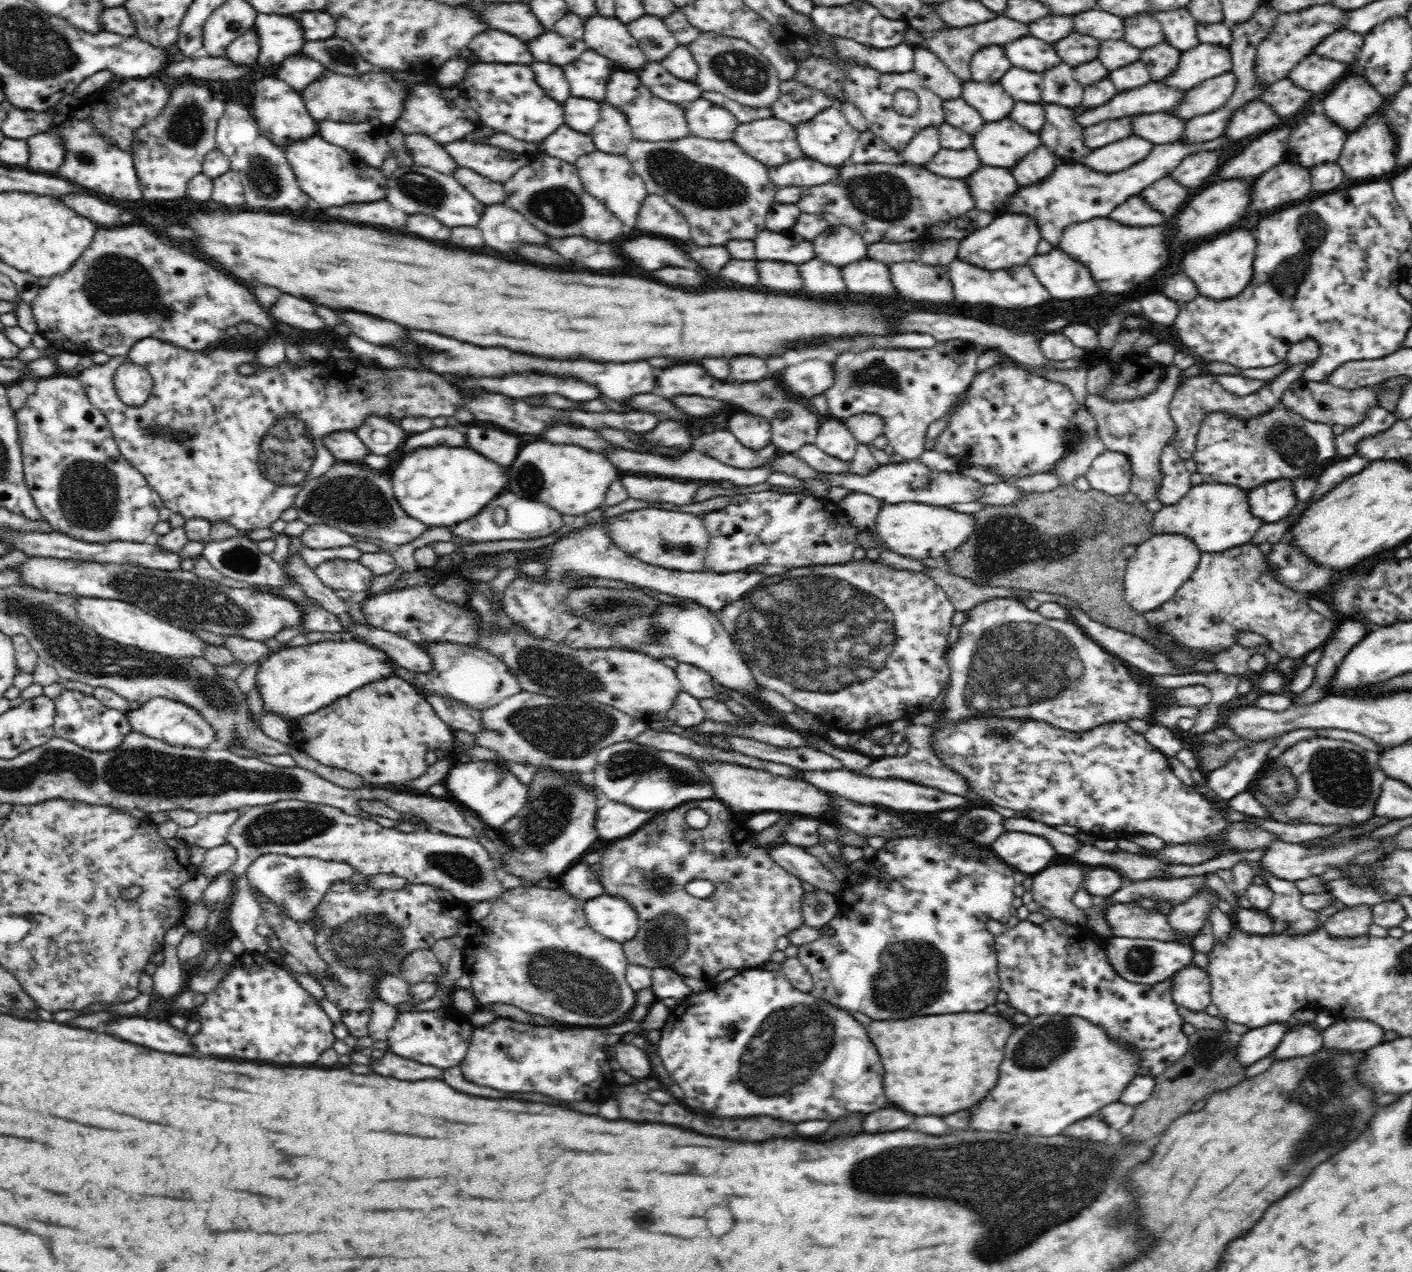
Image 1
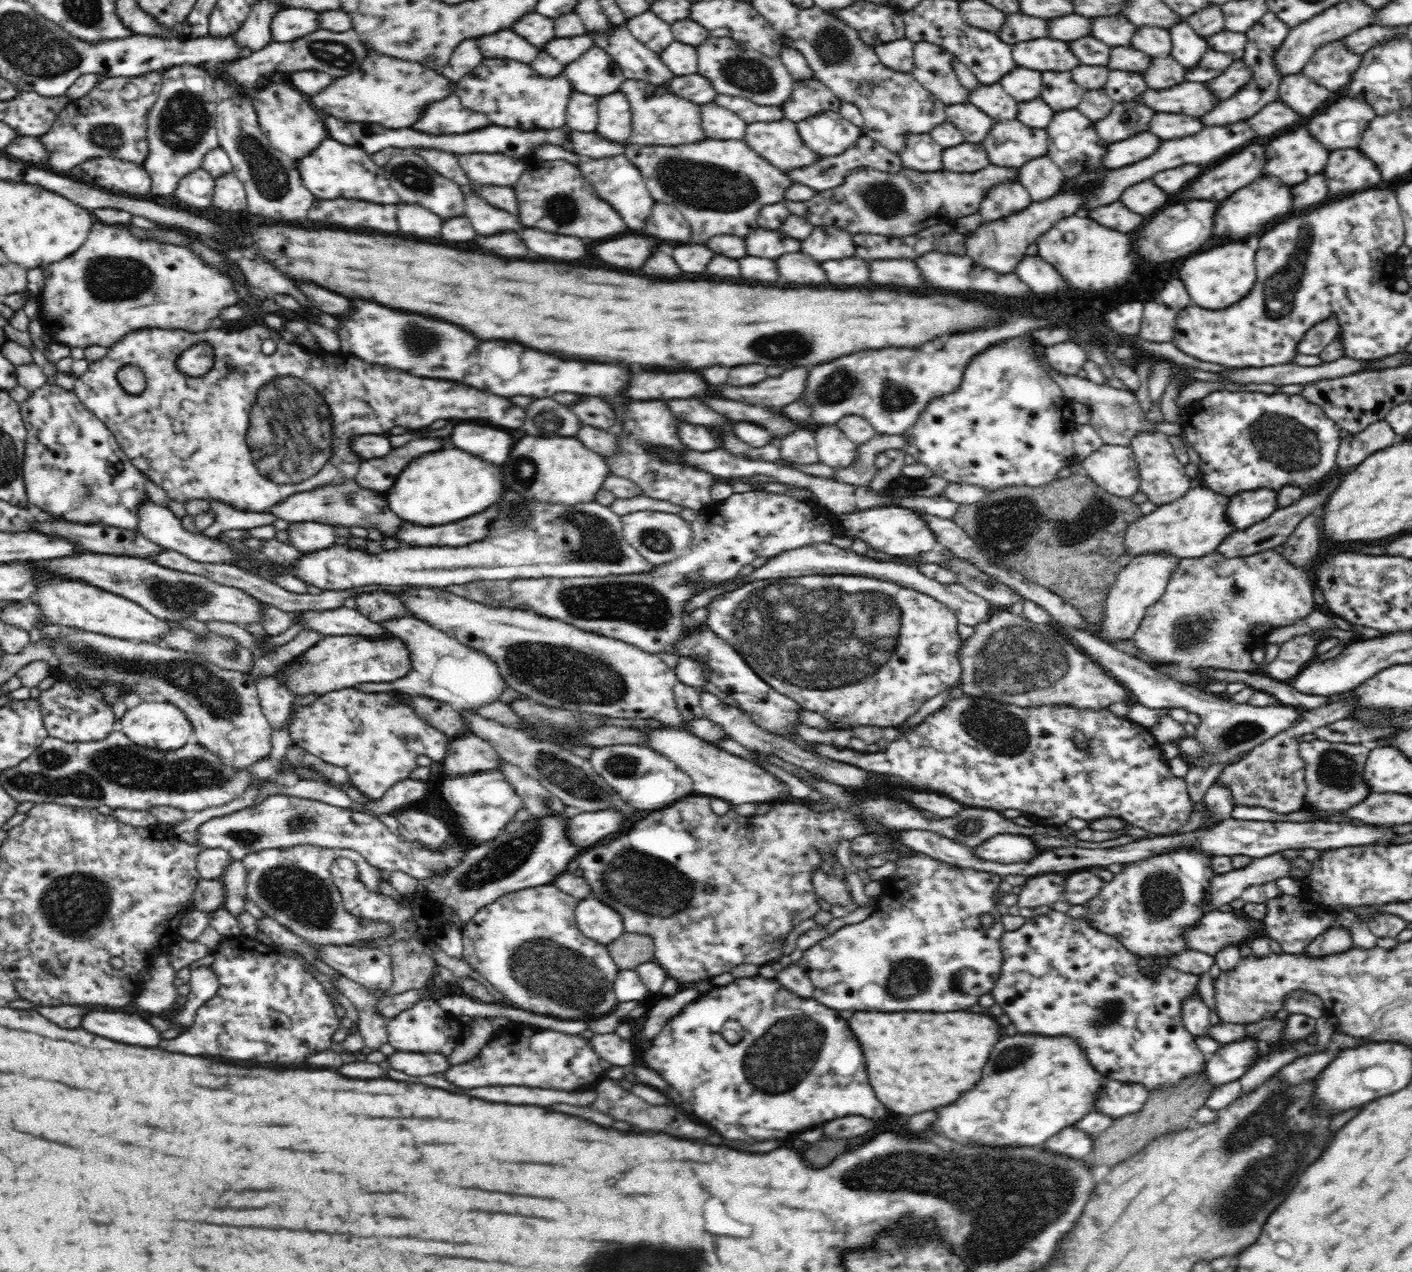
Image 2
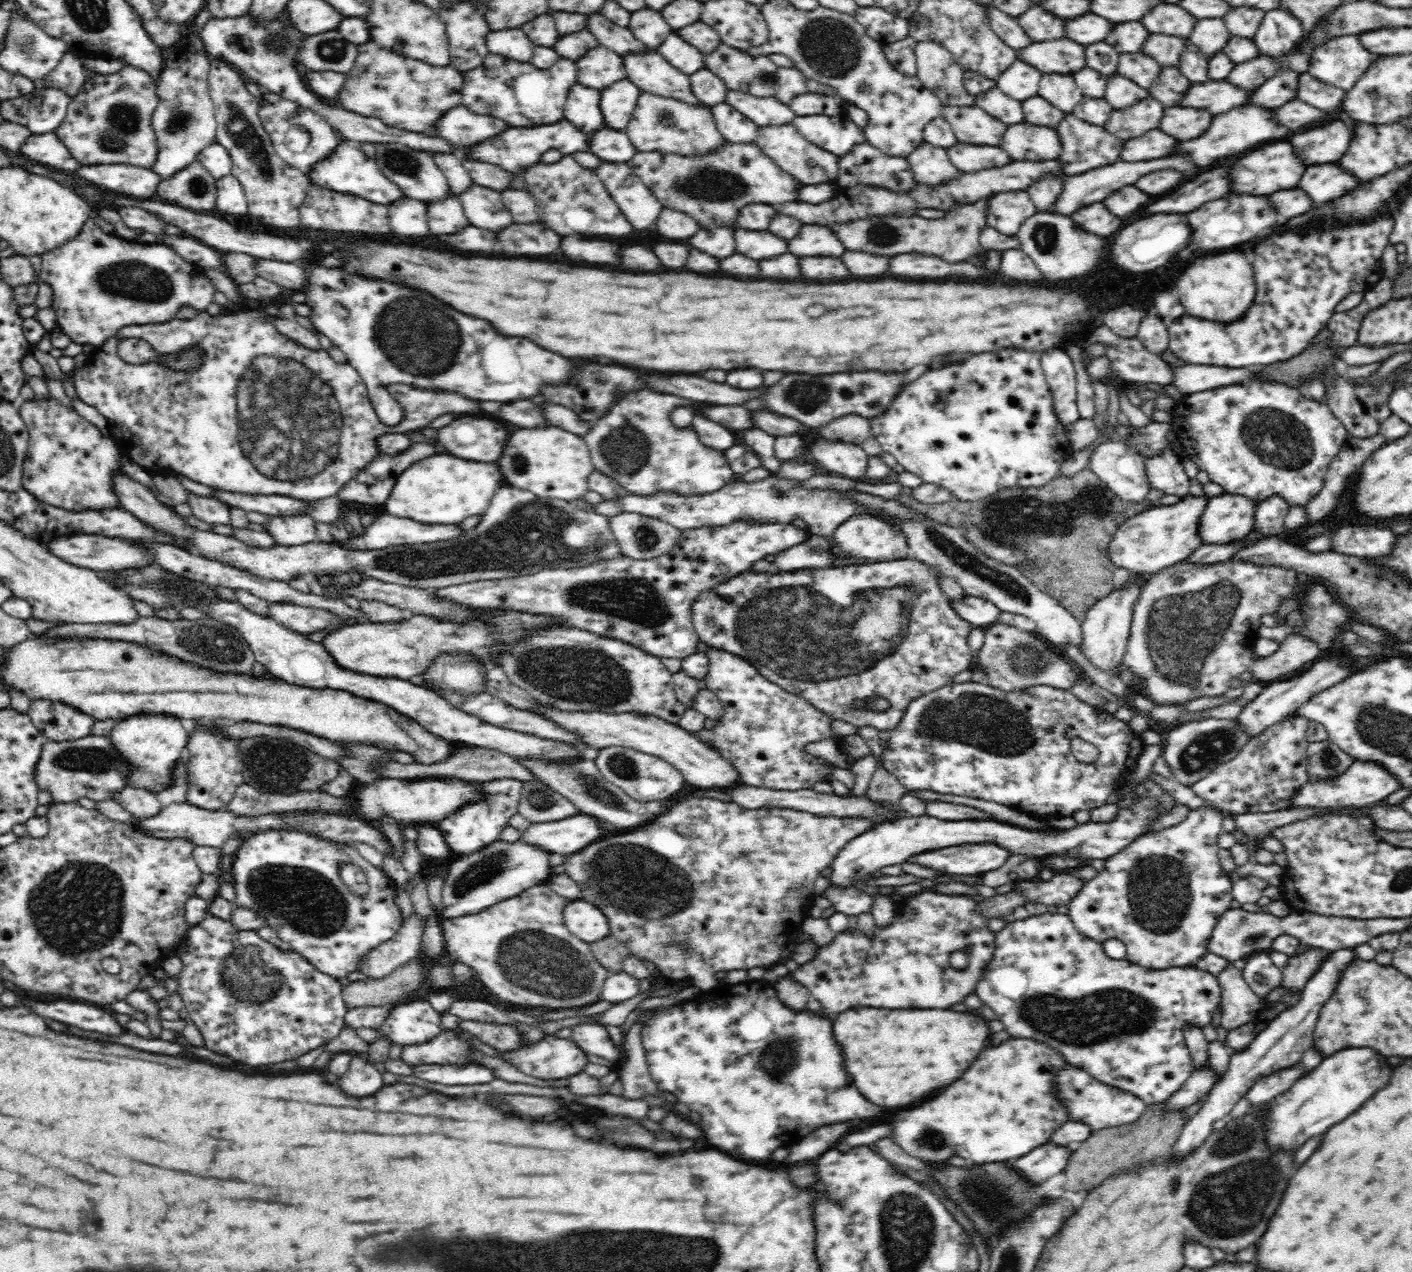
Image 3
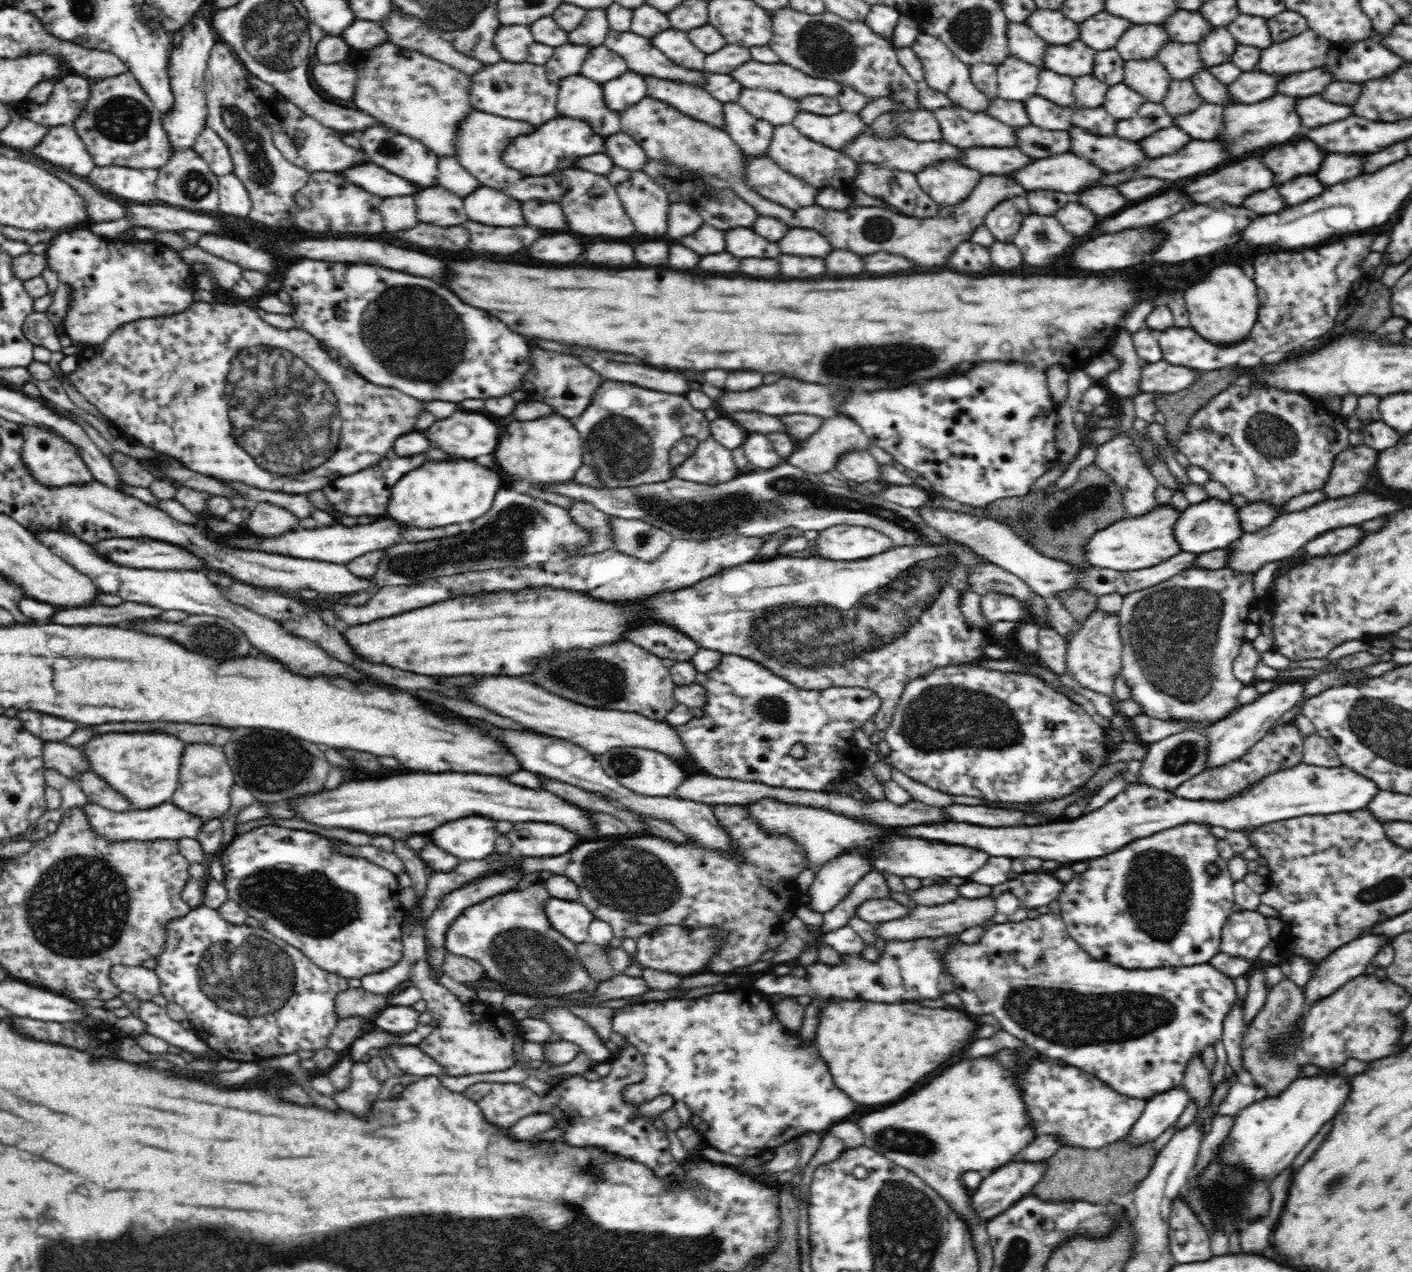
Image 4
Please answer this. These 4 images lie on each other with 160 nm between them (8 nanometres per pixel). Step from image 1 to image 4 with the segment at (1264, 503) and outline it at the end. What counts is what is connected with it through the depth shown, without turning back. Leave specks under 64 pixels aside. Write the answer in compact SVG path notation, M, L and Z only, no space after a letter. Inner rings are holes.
M1209 498L1206 501L1190 505L1181 512L1180 518L1176 521L1173 533L1179 546L1184 552L1195 552L1200 555L1229 548L1232 542L1236 542L1245 533L1238 514L1239 508L1231 501L1222 501L1216 498Z

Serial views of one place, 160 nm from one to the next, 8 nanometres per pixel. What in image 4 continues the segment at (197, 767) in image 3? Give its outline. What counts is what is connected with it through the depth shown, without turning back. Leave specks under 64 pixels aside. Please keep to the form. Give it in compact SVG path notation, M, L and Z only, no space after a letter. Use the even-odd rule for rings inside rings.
M197 743L196 746L188 745L184 749L180 765L179 787L170 801L178 808L206 821L221 818L230 808L230 792L234 784L234 775L224 751L202 743Z

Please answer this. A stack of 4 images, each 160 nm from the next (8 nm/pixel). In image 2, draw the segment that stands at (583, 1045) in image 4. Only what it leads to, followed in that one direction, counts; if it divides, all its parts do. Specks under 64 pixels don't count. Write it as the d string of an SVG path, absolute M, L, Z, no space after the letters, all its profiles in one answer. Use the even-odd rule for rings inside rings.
M616 1032L600 1034L594 1036L589 1042L589 1045L614 1066L630 1066L636 1060L636 1050L634 1046L620 1038Z

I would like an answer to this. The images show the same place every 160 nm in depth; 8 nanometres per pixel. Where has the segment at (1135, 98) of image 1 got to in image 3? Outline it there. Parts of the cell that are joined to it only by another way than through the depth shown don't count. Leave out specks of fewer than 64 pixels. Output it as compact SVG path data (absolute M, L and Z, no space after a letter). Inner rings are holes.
M1226 81L1194 82L1182 92L1177 106L1204 109L1212 116L1222 114L1248 102L1250 91L1240 89Z

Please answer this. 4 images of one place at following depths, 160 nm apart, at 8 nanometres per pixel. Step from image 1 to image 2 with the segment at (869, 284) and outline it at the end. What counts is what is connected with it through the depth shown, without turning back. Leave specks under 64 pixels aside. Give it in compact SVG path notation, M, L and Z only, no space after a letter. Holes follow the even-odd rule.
M844 258L838 262L824 262L822 268L826 270L830 282L844 284L844 286L868 286L868 262L860 258Z

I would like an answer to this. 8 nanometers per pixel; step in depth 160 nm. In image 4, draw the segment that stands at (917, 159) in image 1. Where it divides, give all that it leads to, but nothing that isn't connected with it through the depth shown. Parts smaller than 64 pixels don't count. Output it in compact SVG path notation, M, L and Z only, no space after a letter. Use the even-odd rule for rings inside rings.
M934 162L918 172L915 173L918 184L939 206L954 206L968 198L982 178L978 170L964 168L958 162Z

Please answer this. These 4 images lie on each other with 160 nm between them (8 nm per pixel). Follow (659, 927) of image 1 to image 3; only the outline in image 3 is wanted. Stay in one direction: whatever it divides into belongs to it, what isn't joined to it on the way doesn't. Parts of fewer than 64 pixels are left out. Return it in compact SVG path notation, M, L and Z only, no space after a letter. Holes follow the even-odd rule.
M613 935L590 945L591 951L604 969L611 973L618 973L624 970L625 960L633 955L626 943L618 941Z

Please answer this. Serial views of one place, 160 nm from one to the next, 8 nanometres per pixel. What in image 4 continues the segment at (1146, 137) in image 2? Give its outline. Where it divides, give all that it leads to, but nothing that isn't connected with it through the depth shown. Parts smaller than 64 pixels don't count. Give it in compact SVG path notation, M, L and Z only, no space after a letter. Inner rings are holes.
M1170 126L1166 130L1157 130L1154 134L1150 134L1148 138L1144 138L1144 142L1138 142L1138 144L1148 158L1160 158L1164 154L1172 154L1172 152L1180 150L1190 140L1191 138L1186 132L1182 132L1176 126Z

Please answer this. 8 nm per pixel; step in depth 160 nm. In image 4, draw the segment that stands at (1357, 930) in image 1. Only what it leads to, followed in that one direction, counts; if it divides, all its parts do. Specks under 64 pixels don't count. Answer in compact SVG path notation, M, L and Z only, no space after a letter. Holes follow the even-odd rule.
M1285 978L1269 990L1266 1004L1248 1022L1243 1031L1241 1045L1245 1070L1250 1072L1265 1096L1278 1096L1288 1084L1298 1078L1296 1053L1300 1049L1300 1018L1304 1012L1304 993L1292 980Z

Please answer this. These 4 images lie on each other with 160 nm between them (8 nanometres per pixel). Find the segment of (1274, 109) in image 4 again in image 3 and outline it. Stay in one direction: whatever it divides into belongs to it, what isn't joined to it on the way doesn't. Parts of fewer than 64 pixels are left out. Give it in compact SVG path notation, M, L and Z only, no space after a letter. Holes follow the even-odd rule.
M1241 105L1228 112L1214 115L1210 126L1206 128L1206 132L1203 132L1198 138L1178 142L1176 154L1188 154L1196 166L1208 166L1212 162L1230 158L1234 154L1240 154L1240 152L1246 152L1246 150L1252 151L1252 148L1256 148L1260 144L1268 145L1280 141L1288 134L1288 131L1286 127L1278 125L1272 119L1270 109Z

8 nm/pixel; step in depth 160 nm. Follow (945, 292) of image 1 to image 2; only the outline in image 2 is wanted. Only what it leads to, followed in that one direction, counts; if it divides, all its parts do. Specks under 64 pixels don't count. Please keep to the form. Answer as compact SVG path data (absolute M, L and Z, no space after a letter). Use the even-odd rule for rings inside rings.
M872 260L870 278L888 286L902 286L914 290L926 290L930 284L912 260Z

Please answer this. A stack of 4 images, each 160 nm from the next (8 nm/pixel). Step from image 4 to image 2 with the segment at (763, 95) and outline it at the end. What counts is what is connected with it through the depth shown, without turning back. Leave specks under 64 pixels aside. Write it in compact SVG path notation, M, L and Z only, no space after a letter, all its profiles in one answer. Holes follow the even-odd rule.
M716 94L714 102L736 113L744 122L772 122L784 119L779 106L760 106L751 100L733 97L726 94Z

